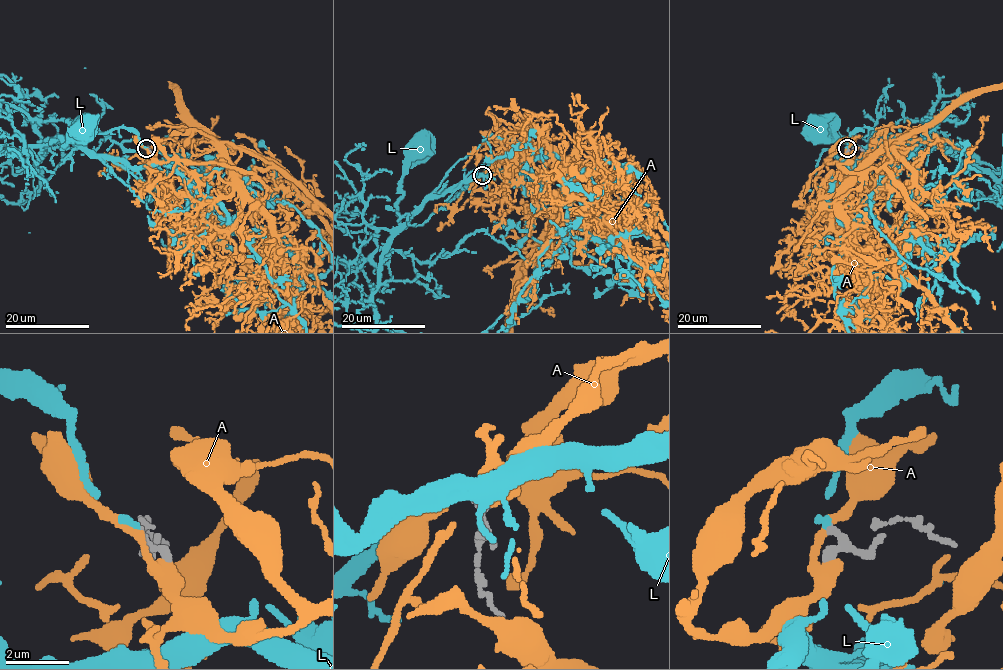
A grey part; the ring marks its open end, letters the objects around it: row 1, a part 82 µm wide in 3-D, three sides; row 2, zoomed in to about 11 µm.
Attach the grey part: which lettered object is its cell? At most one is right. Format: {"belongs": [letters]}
{"belongs": ["L"]}

